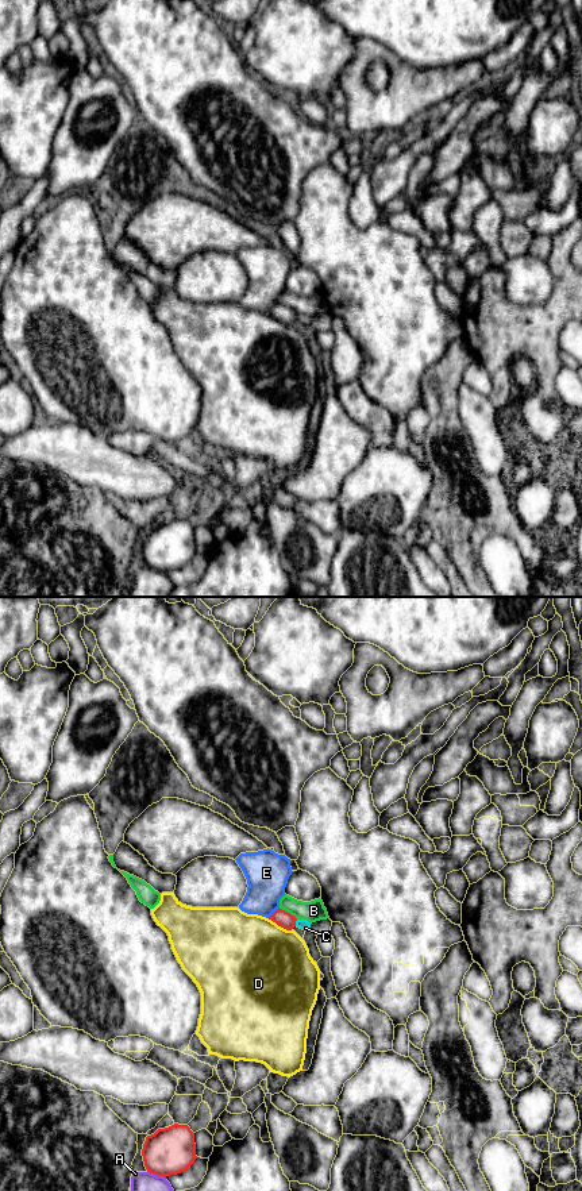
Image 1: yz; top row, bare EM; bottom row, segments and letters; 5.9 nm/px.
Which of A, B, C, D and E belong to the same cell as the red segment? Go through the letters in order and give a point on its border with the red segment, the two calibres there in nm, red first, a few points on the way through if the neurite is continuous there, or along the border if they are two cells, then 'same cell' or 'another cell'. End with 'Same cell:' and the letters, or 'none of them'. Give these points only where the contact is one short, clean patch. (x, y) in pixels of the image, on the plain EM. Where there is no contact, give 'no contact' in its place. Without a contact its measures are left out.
A: yz (157, 570) | 280/240 nm | another cell
B: yz (286, 307) | 100/120 nm | another cell
C: yz (295, 318) | 100/60 nm | along yz (297, 313), (295, 320) | another cell
D: yz (280, 320) | 100/480 nm | another cell
E: yz (274, 307) | 100/260 nm | along yz (278, 301), (268, 312) | another cell
Same cell: none of them

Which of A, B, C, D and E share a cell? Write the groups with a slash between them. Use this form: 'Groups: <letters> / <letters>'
Groups: A / B / C / D / E

